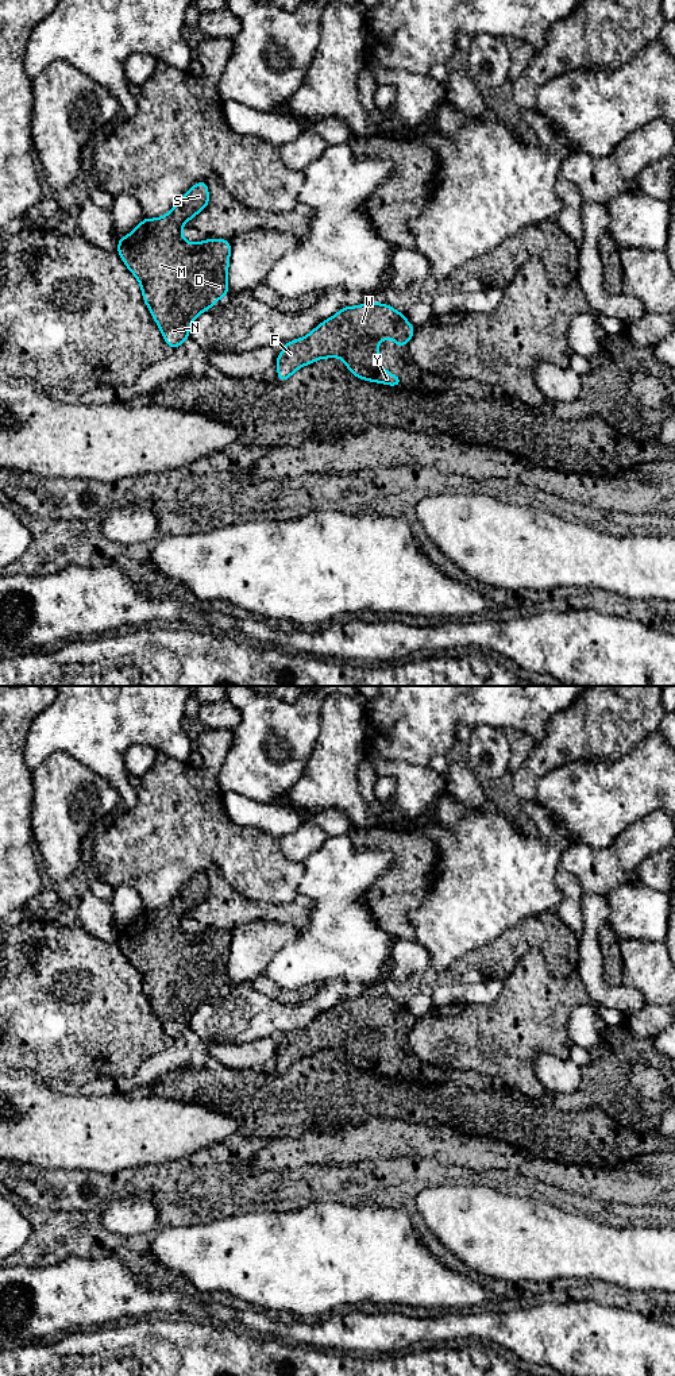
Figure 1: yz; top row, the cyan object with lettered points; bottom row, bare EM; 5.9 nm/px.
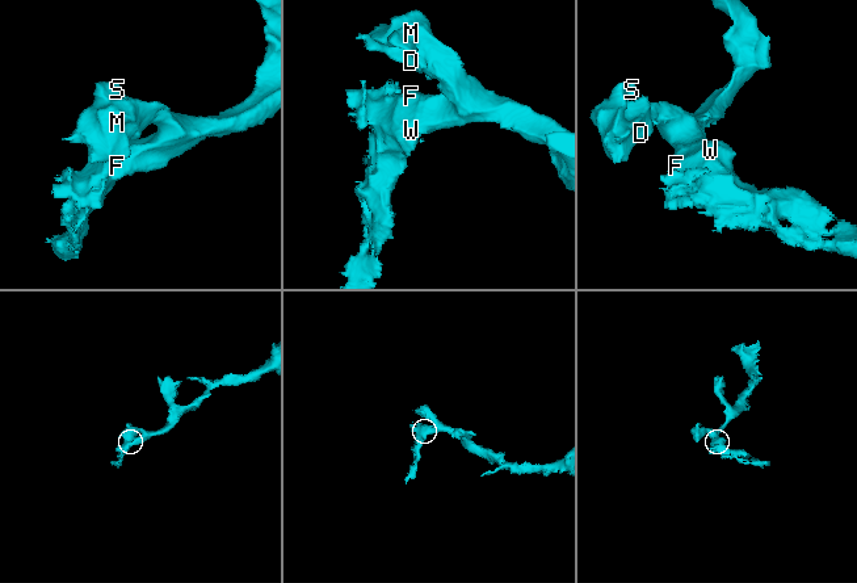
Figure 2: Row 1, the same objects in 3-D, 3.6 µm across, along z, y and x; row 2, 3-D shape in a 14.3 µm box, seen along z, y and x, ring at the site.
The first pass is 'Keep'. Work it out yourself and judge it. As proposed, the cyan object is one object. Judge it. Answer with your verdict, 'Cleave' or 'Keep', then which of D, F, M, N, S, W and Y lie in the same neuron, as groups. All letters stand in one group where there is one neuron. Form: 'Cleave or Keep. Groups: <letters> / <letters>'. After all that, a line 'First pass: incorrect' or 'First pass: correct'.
Keep. Groups: D F M N S W Y
First pass: correct

